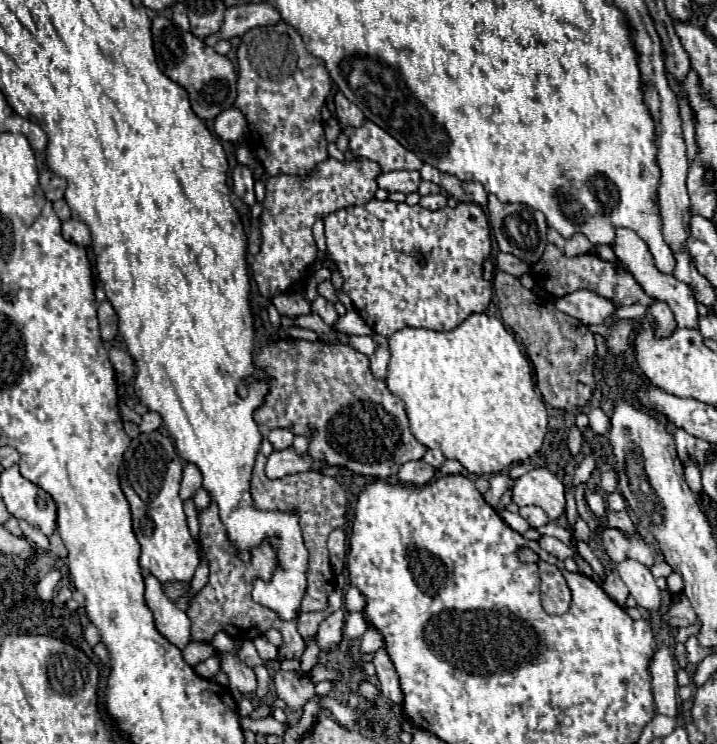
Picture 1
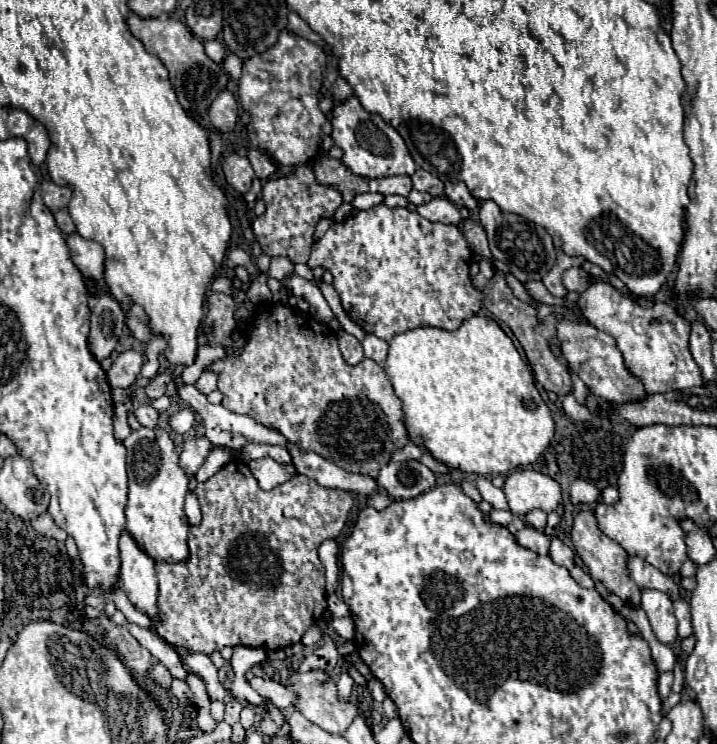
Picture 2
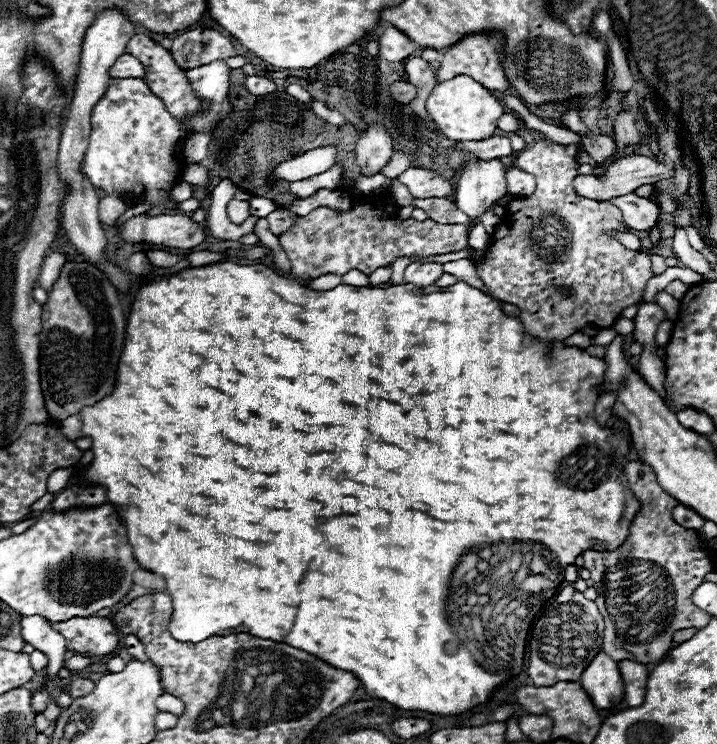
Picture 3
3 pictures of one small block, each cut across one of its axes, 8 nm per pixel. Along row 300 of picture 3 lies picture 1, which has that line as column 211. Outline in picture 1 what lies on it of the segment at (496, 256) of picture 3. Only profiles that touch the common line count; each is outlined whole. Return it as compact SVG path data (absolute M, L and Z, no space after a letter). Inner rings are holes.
M214 502L210 504L208 510L200 512L198 518L200 518L200 544L204 552L208 554L210 576L208 576L208 584L190 600L190 608L186 612L192 622L192 638L196 642L210 642L218 630L224 630L226 634L230 634L230 638L244 642L244 640L254 640L256 636L262 636L270 628L276 628L284 640L284 644L278 648L278 656L280 658L300 658L306 650L306 642L298 634L296 622L294 620L284 622L274 610L256 604L250 596L252 582L256 578L262 578L262 580L272 578L272 572L276 568L276 552L272 550L272 546L268 542L258 546L254 550L252 562L246 564L238 558L234 546L230 544L226 536L226 528L218 518L218 508Z

